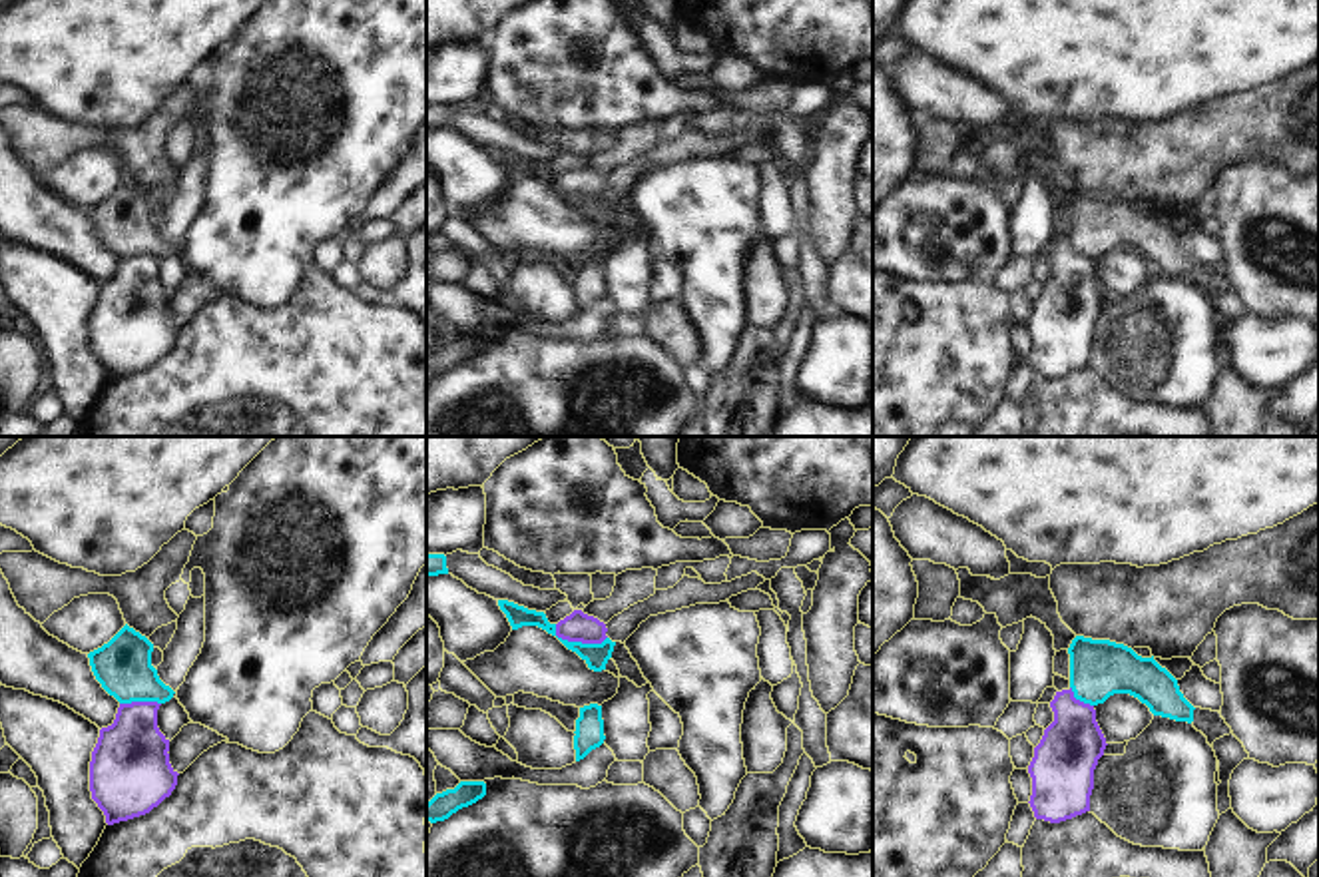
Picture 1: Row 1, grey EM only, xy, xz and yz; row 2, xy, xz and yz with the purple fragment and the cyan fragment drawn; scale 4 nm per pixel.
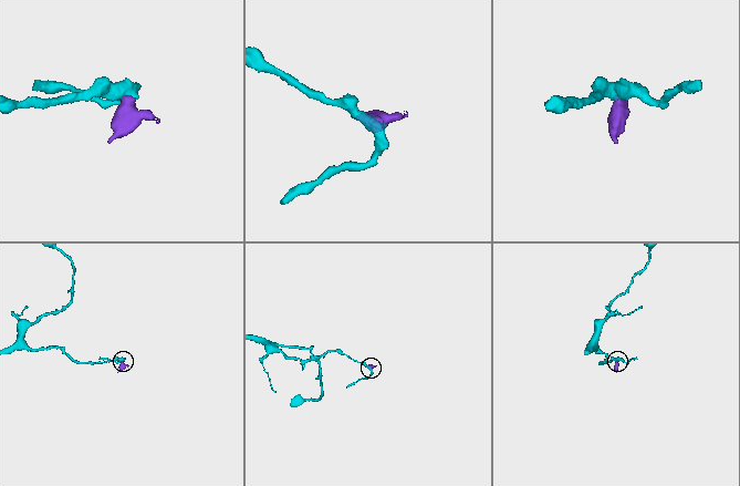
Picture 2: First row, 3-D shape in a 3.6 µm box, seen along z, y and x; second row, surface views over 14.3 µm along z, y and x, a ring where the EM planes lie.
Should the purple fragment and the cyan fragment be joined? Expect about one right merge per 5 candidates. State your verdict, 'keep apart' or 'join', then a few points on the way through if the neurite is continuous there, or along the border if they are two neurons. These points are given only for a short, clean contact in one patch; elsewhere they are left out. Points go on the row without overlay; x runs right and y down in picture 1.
keep apart; border xz (554, 178), (558, 190), (576, 196), (600, 196), (606, 190)

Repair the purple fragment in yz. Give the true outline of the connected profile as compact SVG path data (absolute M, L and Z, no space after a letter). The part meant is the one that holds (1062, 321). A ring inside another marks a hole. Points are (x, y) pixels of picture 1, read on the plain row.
M1056 227L1054 241L1054 275L1044 283L1028 319L1028 357L1036 373L1060 377L1090 365L1094 323L1108 297L1094 259L1074 251L1070 231Z

